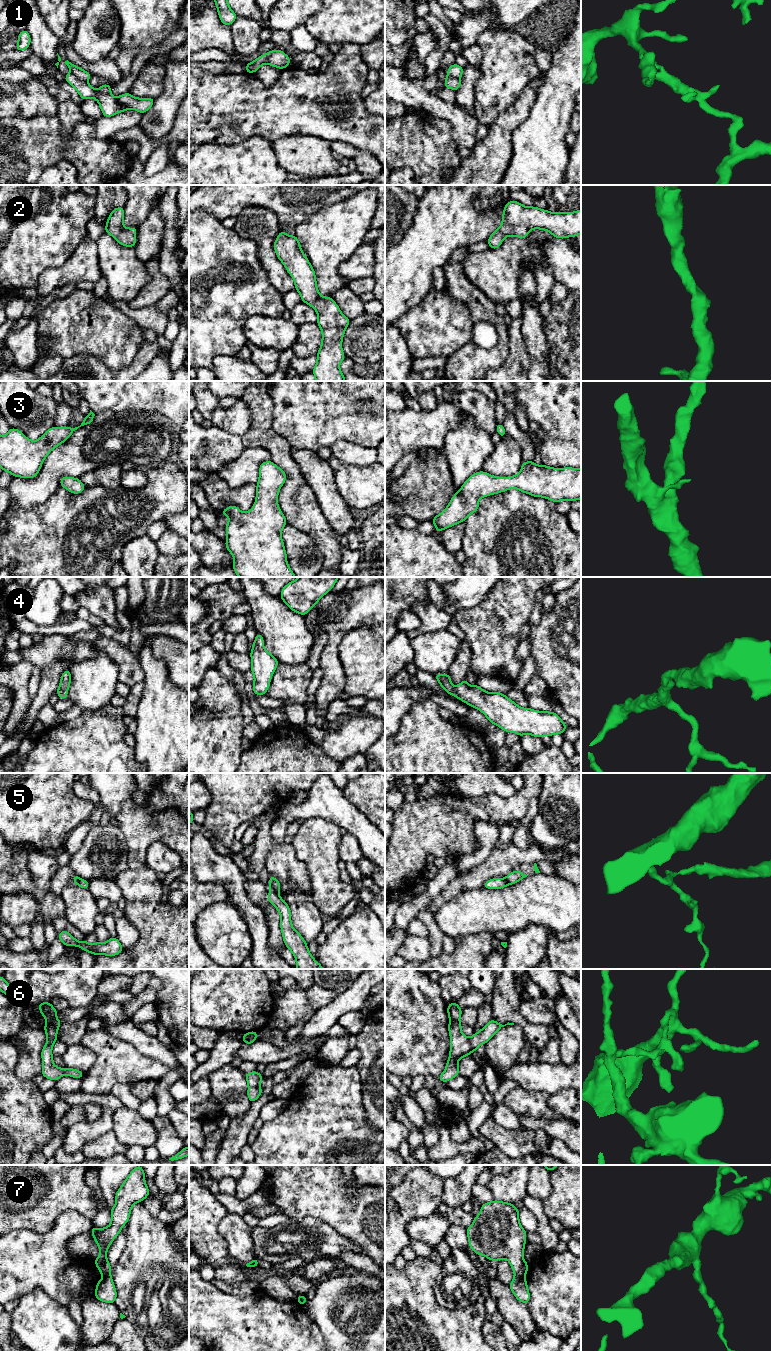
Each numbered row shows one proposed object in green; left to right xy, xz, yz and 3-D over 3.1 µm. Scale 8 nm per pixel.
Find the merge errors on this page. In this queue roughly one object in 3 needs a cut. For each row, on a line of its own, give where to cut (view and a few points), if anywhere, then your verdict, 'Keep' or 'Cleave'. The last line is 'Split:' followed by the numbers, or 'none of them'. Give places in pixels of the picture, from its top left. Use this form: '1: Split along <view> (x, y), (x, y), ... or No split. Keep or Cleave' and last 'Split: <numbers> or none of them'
1: Split along xy (70, 73), (86, 81). Cleave
2: No split. Keep
3: No split. Keep
4: No split. Keep
5: Split along xz (270, 888), (278, 895). Cleave
6: Split along yz (449, 1019), (458, 1020). Cleave
7: Split along yz (515, 1275), (523, 1276). Cleave
Split: 1, 5, 6, 7

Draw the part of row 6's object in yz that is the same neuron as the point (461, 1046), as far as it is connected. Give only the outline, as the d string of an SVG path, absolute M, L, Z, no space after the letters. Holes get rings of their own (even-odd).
M491 1019L479 1032L475 1032L475 1034L472 1036L472 1037L466 1037L462 1032L461 1032L461 1028L462 1028L462 1024L460 1023L460 1021L450 1021L449 1020L449 1026L448 1026L448 1031L449 1031L449 1034L450 1034L450 1055L448 1057L448 1061L446 1063L446 1068L445 1068L445 1071L440 1074L437 1078L440 1079L443 1083L457 1077L459 1074L459 1070L458 1070L458 1060L460 1058L464 1058L466 1056L469 1056L469 1054L471 1052L475 1052L478 1047L481 1045L481 1044L486 1044L502 1027L506 1026L506 1025L514 1025L514 1023L507 1023L505 1025L502 1025L498 1022L496 1022L495 1020Z

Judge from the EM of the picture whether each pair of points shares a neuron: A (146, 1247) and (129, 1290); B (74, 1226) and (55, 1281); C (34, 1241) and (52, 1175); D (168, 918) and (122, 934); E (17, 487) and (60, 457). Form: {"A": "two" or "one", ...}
{"A": "one", "B": "one", "C": "two", "D": "two", "E": "one"}

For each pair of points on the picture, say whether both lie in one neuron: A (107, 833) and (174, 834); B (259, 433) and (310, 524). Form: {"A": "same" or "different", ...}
{"A": "different", "B": "same"}

